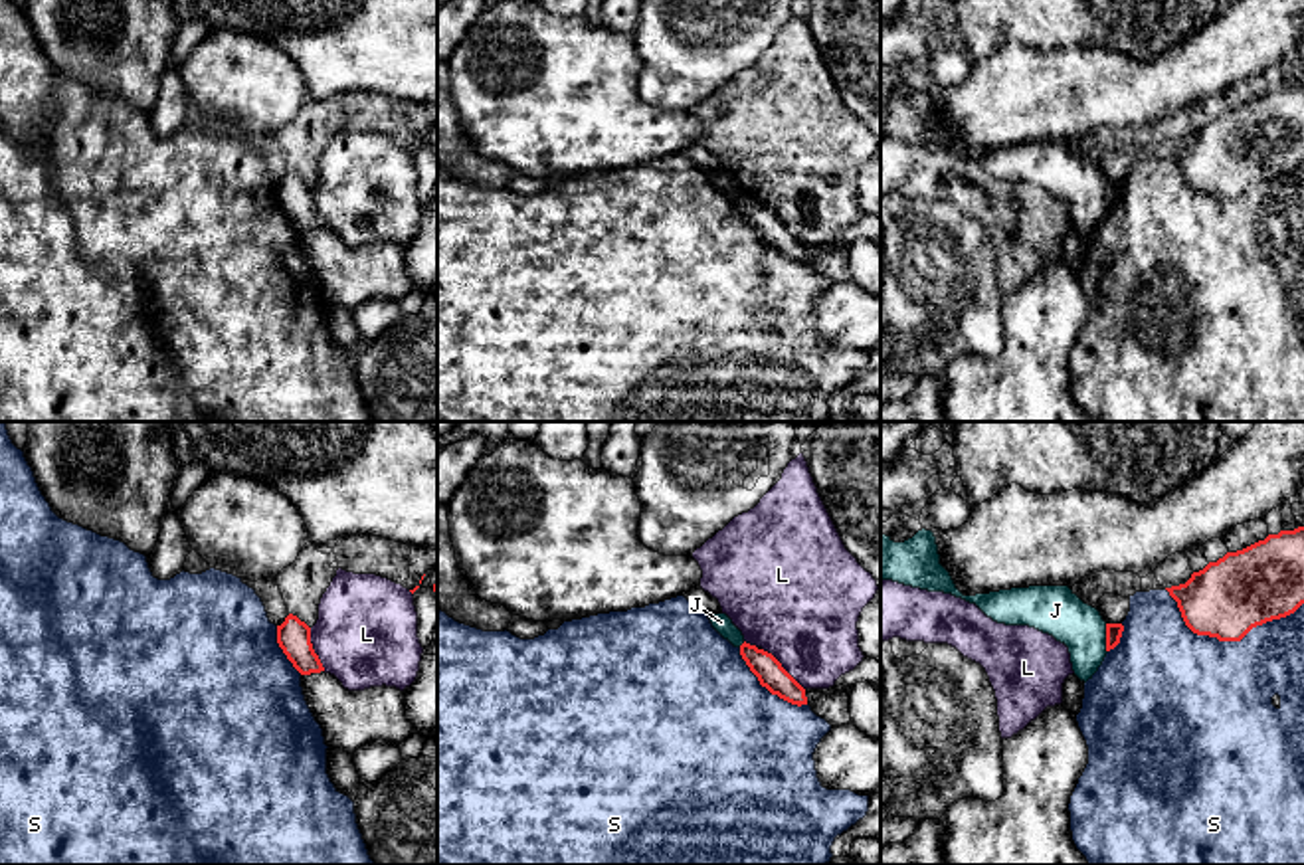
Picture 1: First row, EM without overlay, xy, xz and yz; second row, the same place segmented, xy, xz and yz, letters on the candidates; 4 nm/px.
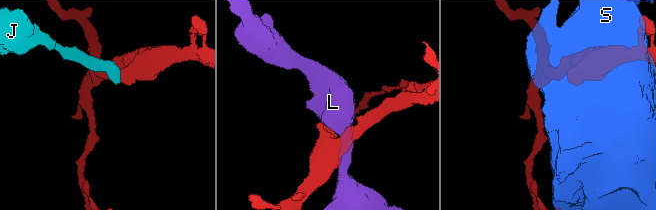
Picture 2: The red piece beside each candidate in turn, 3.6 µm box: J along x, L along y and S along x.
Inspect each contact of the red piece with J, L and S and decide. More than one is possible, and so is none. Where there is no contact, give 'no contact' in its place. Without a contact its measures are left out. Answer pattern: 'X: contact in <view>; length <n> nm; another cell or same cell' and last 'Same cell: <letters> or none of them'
J: contact in yz; length 120 nm; another cell
L: contact in xz; length 240 nm; another cell
S: contact in yz; length 550 nm; another cell
Same cell: none of them

